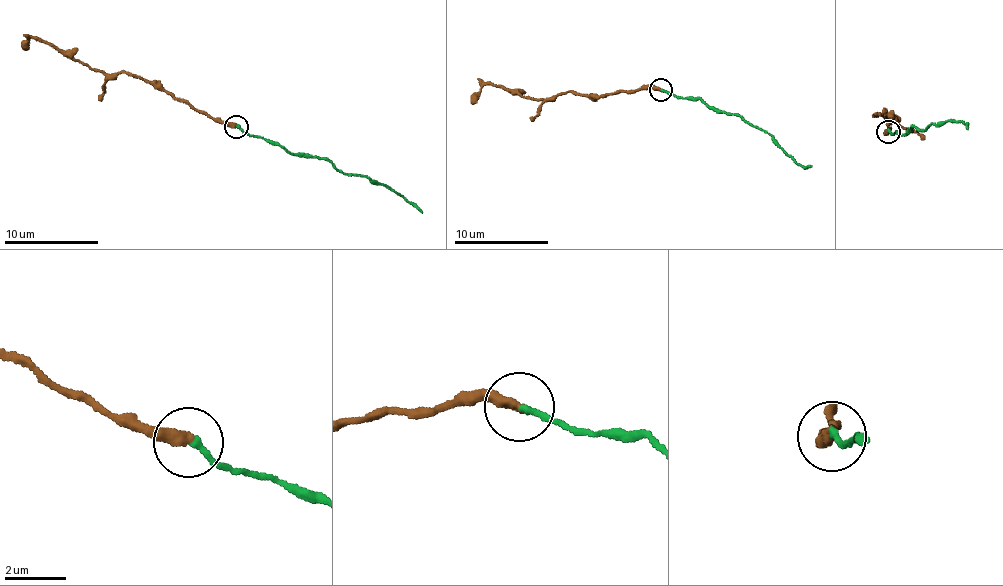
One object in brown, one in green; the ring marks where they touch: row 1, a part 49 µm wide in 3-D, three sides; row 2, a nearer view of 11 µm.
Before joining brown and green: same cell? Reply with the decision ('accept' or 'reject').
accept

